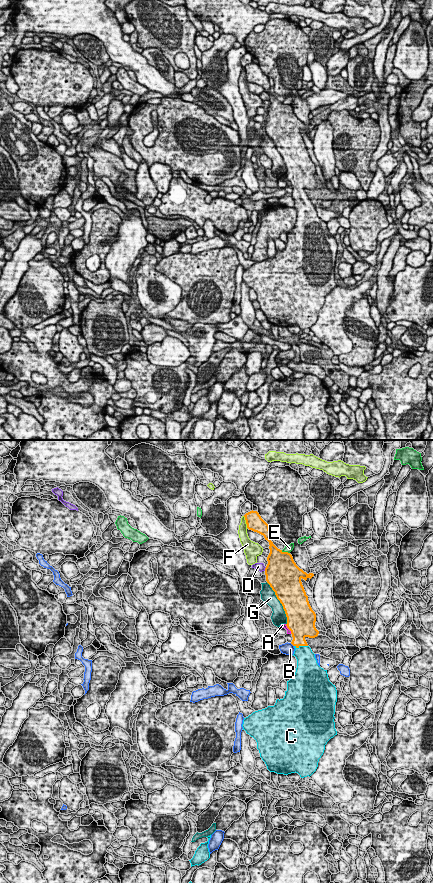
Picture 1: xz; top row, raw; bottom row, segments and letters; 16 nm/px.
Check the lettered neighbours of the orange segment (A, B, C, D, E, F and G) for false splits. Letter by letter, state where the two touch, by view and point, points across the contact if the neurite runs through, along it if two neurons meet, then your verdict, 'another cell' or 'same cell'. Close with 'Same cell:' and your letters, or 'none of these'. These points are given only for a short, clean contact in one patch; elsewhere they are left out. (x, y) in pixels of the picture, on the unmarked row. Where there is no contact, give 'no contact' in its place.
A: xz (288, 180) | another cell
B: xz (292, 196) | along xz (290, 195), (293, 198) | another cell
C: xz (300, 197) | same cell
D: xz (265, 121) | along xz (266, 119), (264, 122) | another cell
E: xz (285, 104) | another cell
F: xz (246, 74) | another cell
G: xz (280, 154) | another cell
Same cell: C

